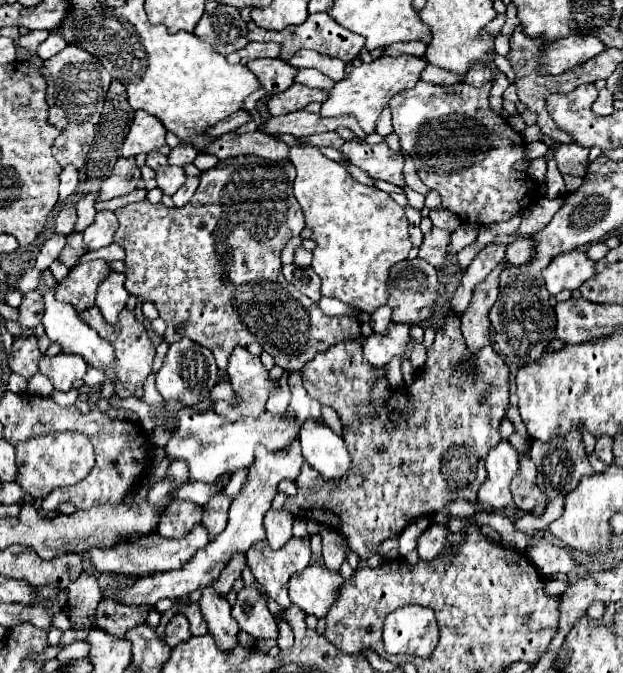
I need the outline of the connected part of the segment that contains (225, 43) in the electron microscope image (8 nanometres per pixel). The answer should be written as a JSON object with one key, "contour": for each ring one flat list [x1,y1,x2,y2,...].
{"contour":[[218,4,214,12,206,12,194,28,194,34,208,42,214,52,226,56,248,44,248,28,236,8]]}

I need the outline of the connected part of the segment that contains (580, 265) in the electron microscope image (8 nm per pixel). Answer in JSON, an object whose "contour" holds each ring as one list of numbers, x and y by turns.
{"contour":[[580,250,558,254,550,262,550,266,542,272,542,276,546,280,546,288,552,296,564,288,566,290,580,288,582,282,586,282,594,274,596,274,594,260,590,260,586,256,586,252,580,252]]}

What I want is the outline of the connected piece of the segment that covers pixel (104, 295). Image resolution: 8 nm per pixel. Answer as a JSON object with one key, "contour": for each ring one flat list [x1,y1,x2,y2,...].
{"contour":[[110,272,100,288,98,288,98,296,96,296,96,304,102,312,102,316,110,322,110,324,116,324,118,320,118,314,120,310,126,306,126,300,128,300,128,290,124,288,124,282,126,282,126,274,122,272]]}

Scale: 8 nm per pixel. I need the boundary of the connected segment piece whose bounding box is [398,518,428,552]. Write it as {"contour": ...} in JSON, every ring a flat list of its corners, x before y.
{"contour":[[420,518,420,520,414,520,412,524,408,524,408,528,404,528,404,532,400,534,398,552,416,549,416,540,418,540,420,532,424,532,426,528,428,528,428,518]]}

